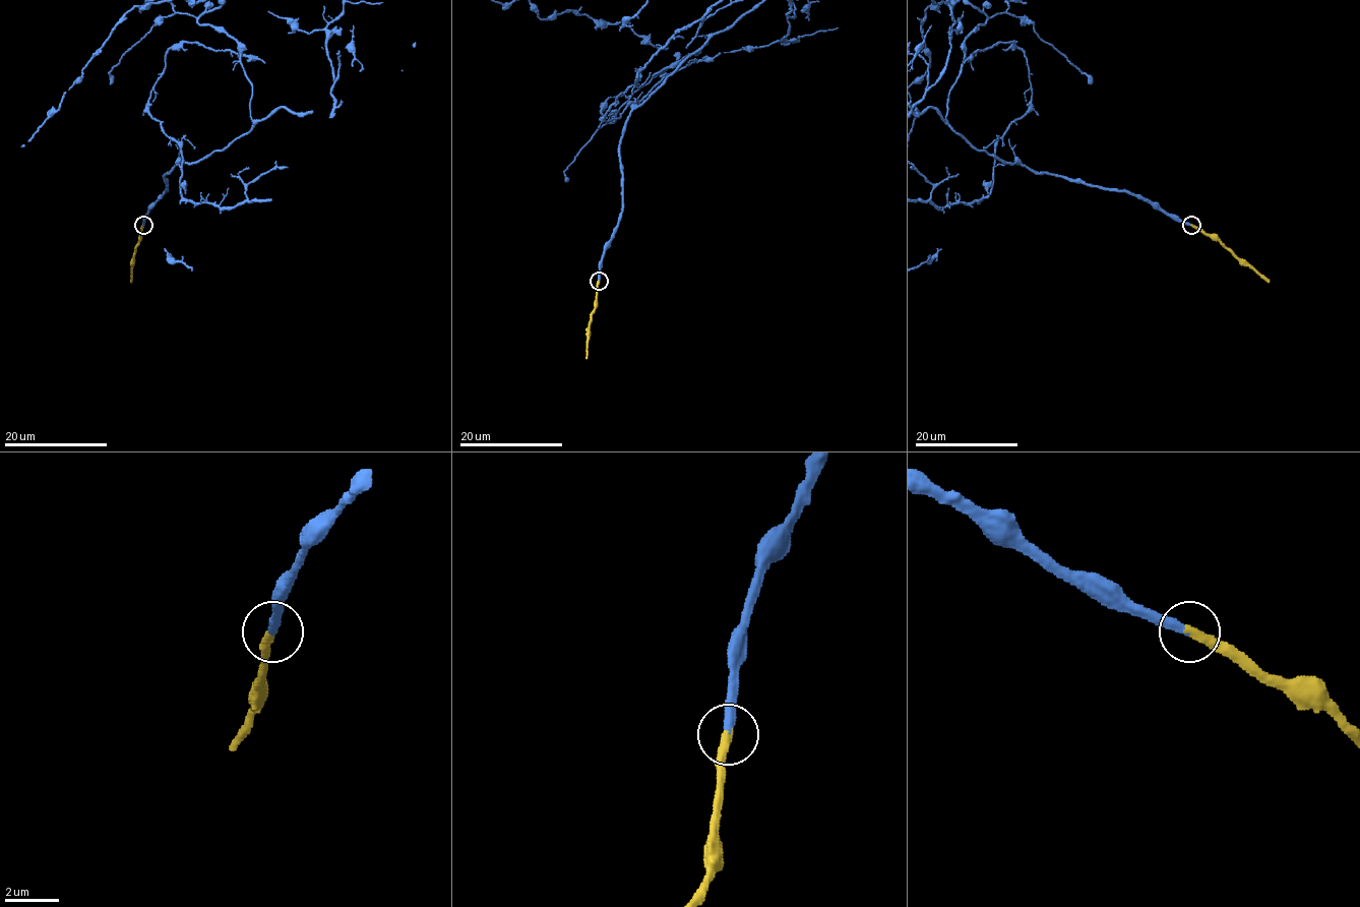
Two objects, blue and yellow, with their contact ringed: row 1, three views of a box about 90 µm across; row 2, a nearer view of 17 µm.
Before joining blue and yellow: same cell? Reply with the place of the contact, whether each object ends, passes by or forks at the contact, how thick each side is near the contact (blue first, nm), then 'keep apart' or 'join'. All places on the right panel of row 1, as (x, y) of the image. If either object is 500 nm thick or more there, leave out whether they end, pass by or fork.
(1191, 225) | blue ends | yellow ends | 320/380 nm | join

